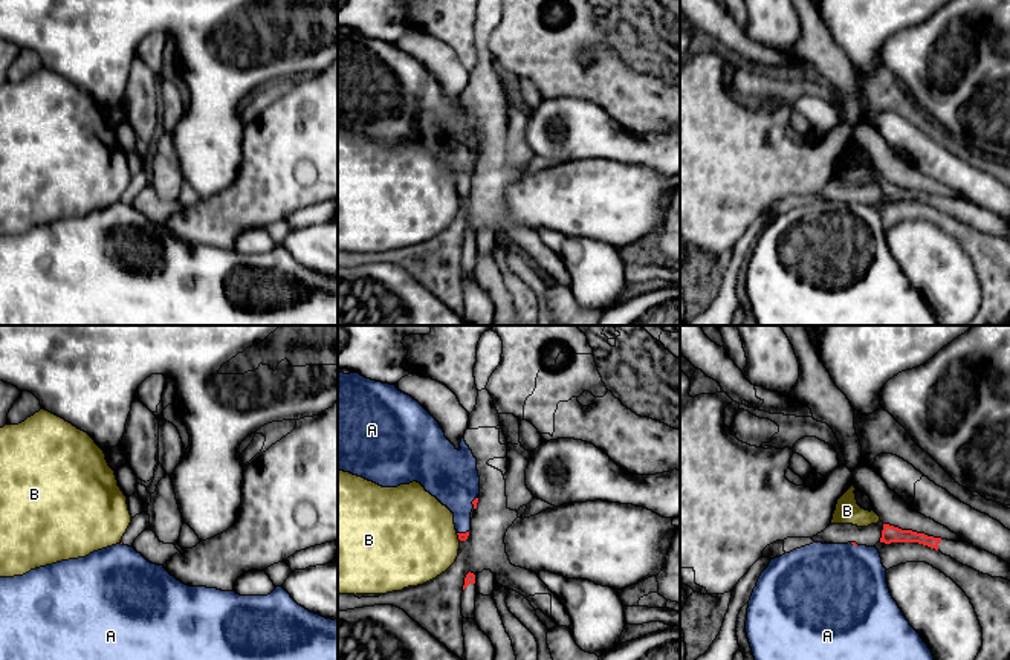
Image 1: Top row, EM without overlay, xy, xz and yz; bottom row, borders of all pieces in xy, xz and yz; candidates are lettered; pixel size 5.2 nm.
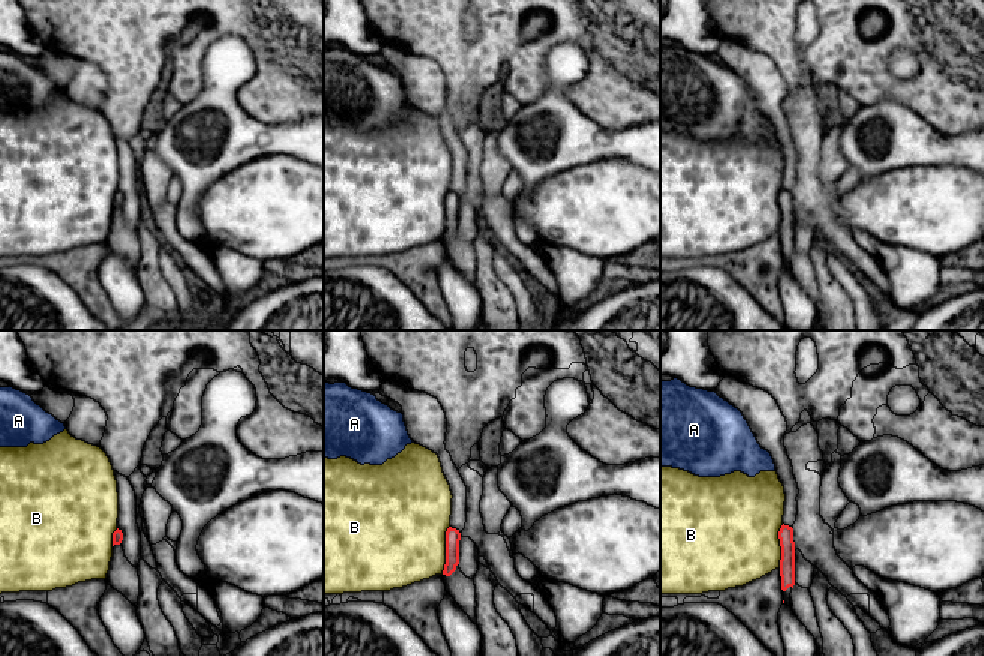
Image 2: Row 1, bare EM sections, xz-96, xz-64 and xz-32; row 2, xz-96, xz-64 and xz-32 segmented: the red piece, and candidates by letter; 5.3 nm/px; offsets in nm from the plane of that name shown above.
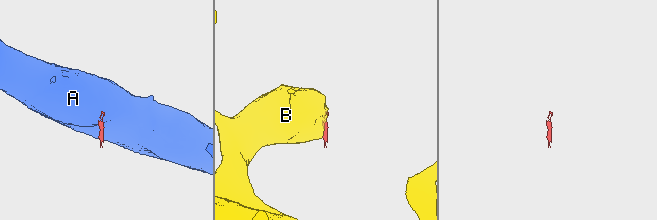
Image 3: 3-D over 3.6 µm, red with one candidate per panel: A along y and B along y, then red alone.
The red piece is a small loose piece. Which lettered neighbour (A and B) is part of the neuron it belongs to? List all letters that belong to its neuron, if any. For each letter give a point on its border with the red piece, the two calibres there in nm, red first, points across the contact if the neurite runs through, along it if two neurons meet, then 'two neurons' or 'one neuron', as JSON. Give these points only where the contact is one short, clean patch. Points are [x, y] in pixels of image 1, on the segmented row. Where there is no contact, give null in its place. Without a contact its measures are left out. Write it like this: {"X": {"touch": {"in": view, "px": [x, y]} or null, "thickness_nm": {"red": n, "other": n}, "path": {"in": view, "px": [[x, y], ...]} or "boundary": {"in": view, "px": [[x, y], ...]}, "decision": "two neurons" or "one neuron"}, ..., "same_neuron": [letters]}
{"A": {"touch": {"in": "xz", "px": [472, 503]}, "thickness_nm": {"red": 20, "other": 280}, "path": {"in": "xz", "px": [[475, 500], [472, 503], [448, 474]]}, "decision": "one neuron"}, "B": {"touch": {"in": "xz", "px": [459, 537]}, "thickness_nm": {"red": 50, "other": 480}, "boundary": {"in": "xz", "px": [[456, 533], [460, 540]]}, "decision": "two neurons"}, "same_neuron": ["A"]}

